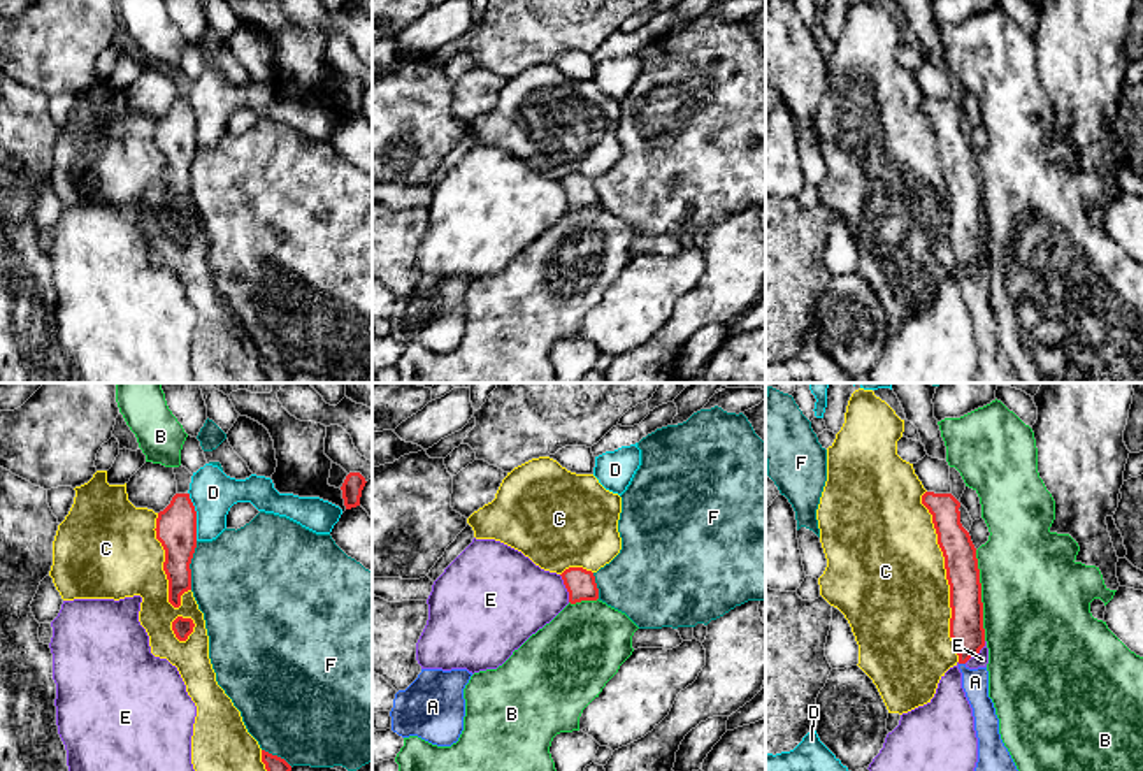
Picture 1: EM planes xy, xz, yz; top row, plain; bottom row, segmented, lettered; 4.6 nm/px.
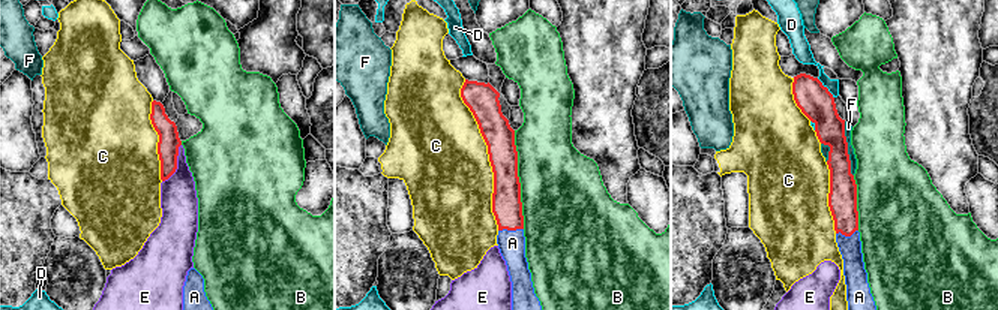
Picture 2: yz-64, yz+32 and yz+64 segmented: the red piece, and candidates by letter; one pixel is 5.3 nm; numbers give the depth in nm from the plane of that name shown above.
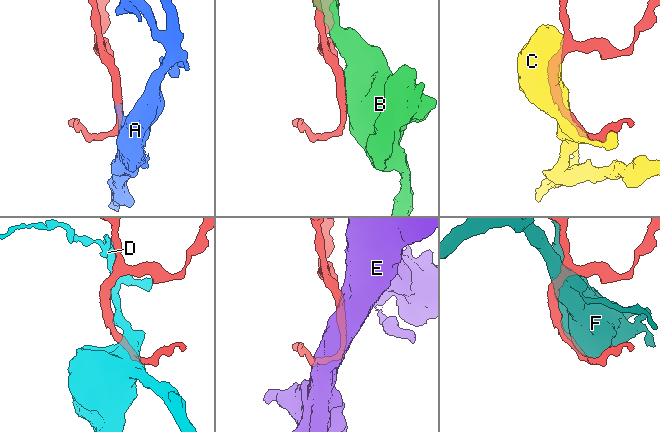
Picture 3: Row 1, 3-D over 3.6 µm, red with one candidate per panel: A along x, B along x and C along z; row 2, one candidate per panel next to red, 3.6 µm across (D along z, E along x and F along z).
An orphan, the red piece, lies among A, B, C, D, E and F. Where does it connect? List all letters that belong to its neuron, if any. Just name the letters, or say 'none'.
A

